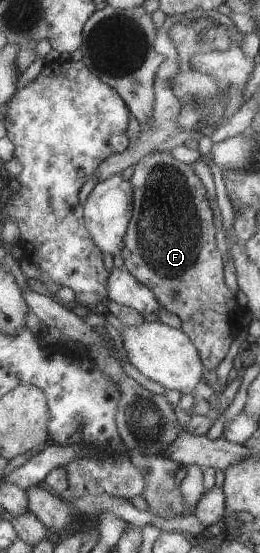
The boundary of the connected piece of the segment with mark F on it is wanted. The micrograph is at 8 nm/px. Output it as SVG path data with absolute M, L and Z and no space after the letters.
M165 151L144 155L134 165L129 183L132 189L132 213L120 256L132 278L152 291L160 306L176 315L181 322L181 331L190 339L202 365L214 370L224 359L232 341L242 329L244 309L239 307L235 295L223 281L223 261L215 244L215 229L212 211L206 191L190 165L176 161Z

